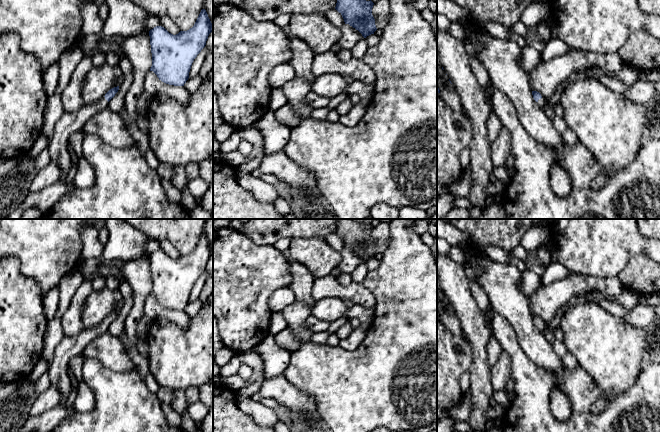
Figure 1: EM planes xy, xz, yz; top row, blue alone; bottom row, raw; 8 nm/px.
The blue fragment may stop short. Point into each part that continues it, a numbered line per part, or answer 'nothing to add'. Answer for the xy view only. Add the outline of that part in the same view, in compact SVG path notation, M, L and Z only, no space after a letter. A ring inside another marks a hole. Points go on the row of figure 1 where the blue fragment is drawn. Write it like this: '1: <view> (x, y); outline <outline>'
1: xy (69, 123); outline M105 97L100 100L85 104L81 109L72 113L63 113L62 117L54 125L54 134L48 147L51 159L61 169L59 181L67 179L72 160L68 146L69 136L77 131L82 131L85 123L96 113L107 106Z

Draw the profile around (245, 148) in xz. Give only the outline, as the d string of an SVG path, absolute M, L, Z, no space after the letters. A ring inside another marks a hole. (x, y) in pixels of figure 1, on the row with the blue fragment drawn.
M242 140L237 149L237 151L244 156L249 155L252 152L252 150L253 150L253 145L246 140Z

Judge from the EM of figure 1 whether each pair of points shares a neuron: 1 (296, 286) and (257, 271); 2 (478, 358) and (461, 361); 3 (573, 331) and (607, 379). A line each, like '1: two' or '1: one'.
1: two
2: two
3: one

